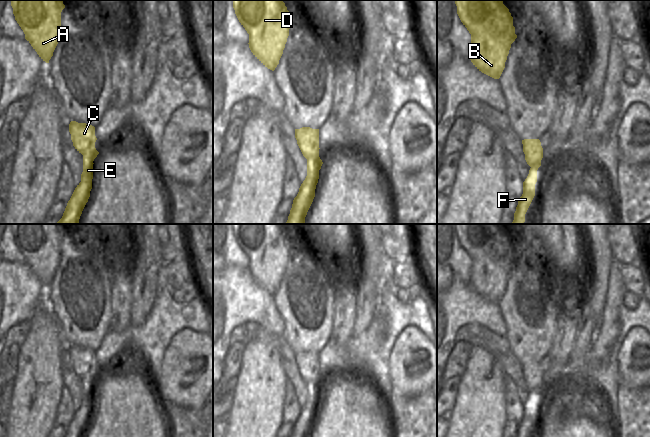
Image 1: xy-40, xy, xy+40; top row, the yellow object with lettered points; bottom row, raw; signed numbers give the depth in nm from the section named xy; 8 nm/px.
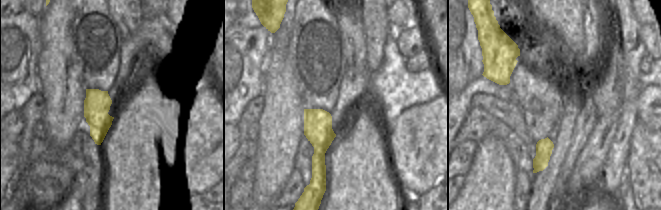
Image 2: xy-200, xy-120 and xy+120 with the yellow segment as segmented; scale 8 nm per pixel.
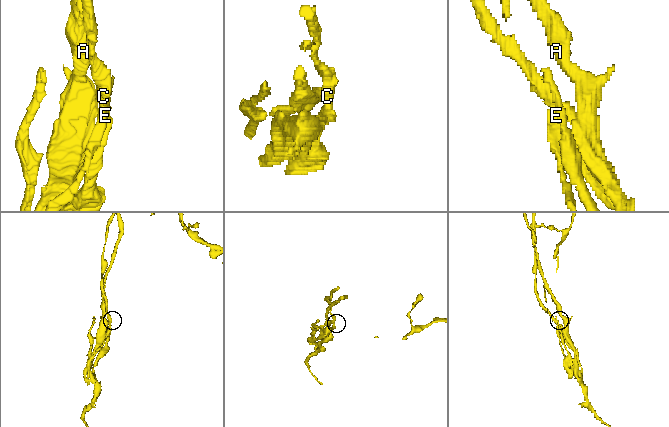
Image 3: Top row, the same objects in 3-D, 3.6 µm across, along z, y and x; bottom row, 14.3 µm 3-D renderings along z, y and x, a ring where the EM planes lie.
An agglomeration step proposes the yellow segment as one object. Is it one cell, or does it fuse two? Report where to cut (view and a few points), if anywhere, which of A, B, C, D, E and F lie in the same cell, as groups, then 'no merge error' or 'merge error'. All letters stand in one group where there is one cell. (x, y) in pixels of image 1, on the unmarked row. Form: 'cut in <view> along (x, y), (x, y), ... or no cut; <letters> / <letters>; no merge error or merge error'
cut in xy along (307, 382), (310, 382), (314, 388), (320, 391); A B D E F / C; merge error

